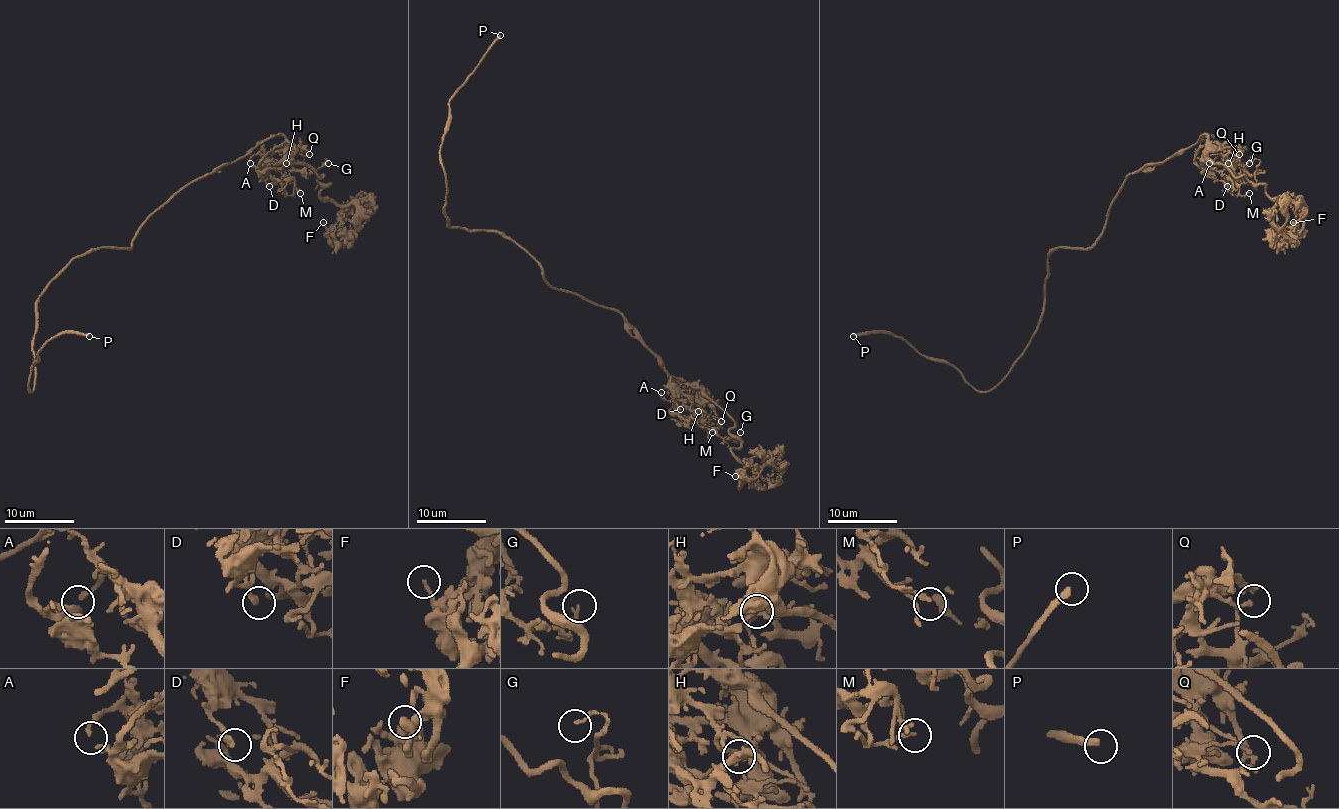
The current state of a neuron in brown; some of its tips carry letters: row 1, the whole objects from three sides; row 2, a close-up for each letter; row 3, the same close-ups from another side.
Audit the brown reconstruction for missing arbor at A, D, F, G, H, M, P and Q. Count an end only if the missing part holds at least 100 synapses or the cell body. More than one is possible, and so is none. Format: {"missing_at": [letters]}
{"missing_at": ["P"]}

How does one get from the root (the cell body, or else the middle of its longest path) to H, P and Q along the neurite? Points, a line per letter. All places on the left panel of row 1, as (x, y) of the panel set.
H: (145, 222), (182, 189), (222, 165), (234, 163), (260, 140), (262, 147), (279, 168), (286, 163)
P: (145, 222), (129, 249), (92, 249), (49, 283), (37, 304), (30, 392), (30, 369), (54, 336), (89, 336)
Q: (145, 222), (182, 189), (222, 165), (234, 163), (267, 138), (283, 135), (295, 149), (302, 147), (309, 154)

